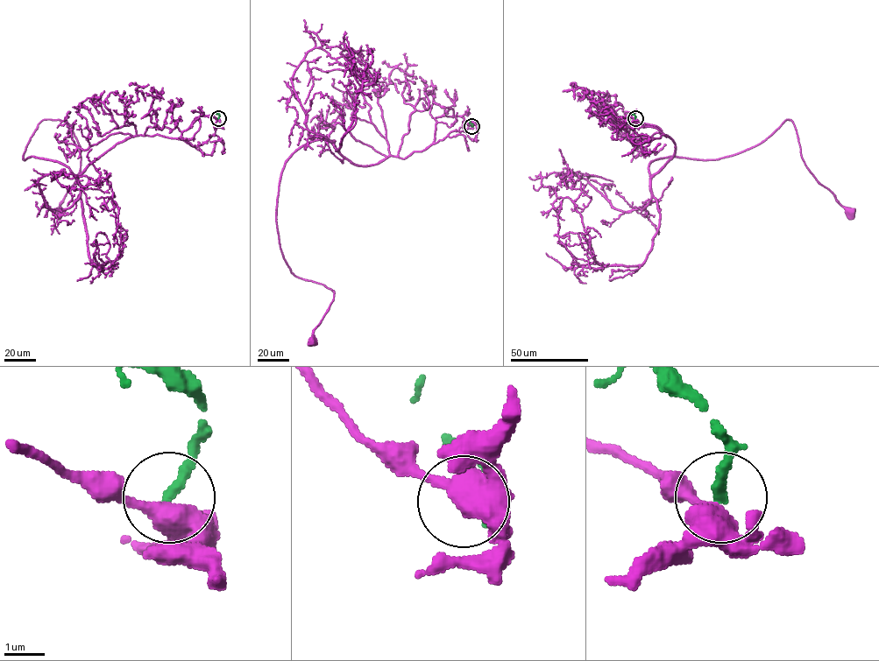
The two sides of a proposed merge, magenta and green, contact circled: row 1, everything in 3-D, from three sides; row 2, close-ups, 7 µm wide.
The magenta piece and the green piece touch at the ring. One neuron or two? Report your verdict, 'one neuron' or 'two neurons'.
two neurons

